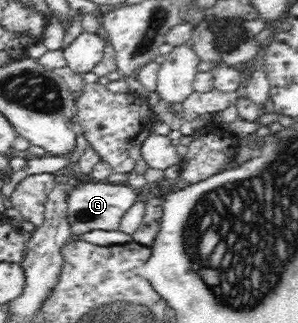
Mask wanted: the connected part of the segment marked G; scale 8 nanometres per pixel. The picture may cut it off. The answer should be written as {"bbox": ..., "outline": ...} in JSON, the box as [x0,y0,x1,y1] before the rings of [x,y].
{"bbox":[67,180,137,238],"outline":[[[80,180],[71,181],[71,186],[71,191],[67,193],[67,220],[73,238],[93,229],[118,229],[123,214],[137,202],[137,192],[121,183]]]}

